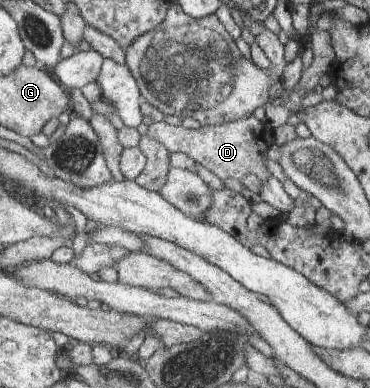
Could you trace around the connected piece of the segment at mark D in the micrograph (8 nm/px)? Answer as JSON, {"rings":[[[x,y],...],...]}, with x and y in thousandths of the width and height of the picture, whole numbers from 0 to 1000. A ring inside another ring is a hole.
{"rings":[[[684,299],[630,312],[630,317],[608,317],[608,322],[546,322],[538,332],[511,332],[449,314],[414,314],[403,343],[424,363],[435,363],[462,394],[505,394],[527,418],[557,430],[597,466],[608,466],[614,456],[646,464],[668,451],[689,451],[714,469],[735,456],[722,436],[732,338],[722,338],[722,327]]]}

